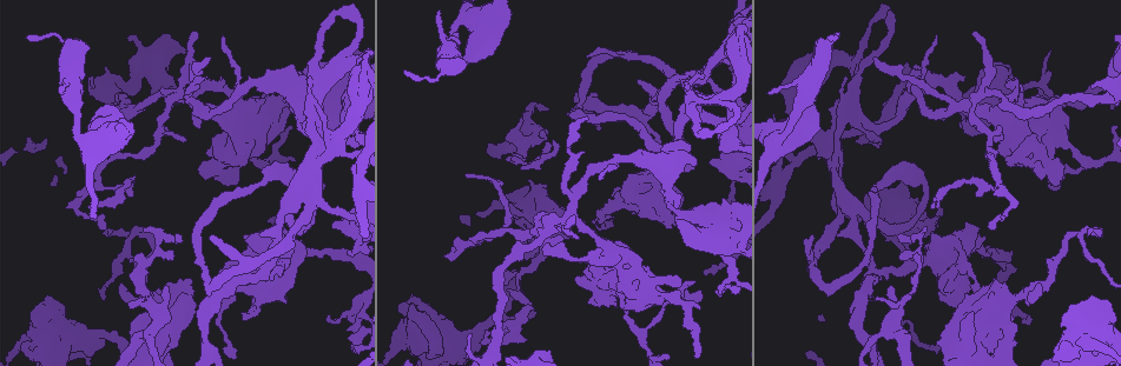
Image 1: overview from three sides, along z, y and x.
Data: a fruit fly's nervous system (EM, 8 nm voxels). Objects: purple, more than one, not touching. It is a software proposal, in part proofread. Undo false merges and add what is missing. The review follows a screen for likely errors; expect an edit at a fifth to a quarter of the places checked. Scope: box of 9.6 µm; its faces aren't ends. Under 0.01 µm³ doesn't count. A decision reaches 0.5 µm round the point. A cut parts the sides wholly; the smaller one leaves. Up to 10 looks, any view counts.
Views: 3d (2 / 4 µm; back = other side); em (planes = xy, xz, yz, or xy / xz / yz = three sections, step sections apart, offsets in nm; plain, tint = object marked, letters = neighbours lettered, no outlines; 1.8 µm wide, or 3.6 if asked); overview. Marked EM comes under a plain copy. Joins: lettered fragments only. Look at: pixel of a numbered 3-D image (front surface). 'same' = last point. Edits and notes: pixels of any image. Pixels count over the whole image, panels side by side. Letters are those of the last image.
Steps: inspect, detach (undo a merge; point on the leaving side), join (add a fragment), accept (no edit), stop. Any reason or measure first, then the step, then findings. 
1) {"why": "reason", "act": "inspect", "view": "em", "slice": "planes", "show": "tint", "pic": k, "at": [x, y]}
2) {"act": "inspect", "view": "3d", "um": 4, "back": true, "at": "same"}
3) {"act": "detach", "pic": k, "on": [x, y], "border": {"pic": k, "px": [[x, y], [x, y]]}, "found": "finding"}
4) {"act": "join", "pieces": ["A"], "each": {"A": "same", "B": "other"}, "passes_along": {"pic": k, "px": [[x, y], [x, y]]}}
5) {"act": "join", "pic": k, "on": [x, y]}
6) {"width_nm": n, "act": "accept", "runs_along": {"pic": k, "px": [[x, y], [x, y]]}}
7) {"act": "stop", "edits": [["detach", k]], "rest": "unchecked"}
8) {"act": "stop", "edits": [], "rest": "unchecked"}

{"why": "touches itself", "act": "inspect", "view": "3d", "um": 4, "pic": 1, "at": [852, 116]}

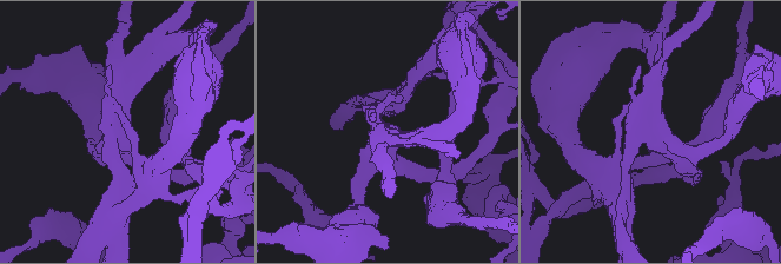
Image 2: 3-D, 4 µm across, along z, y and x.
{"why": "need the tissue", "act": "inspect", "view": "em", "slice": "xy", "step": 4, "show": "letters", "pic": 2, "at": [651, 134]}

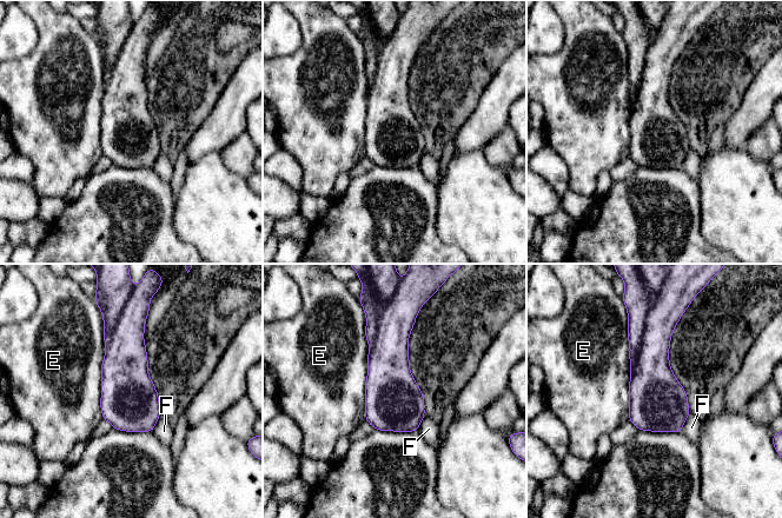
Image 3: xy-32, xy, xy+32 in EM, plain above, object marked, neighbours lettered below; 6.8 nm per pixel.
{"why": "another direction", "act": "inspect", "view": "em", "slice": "planes", "show": "letters", "at": "same"}

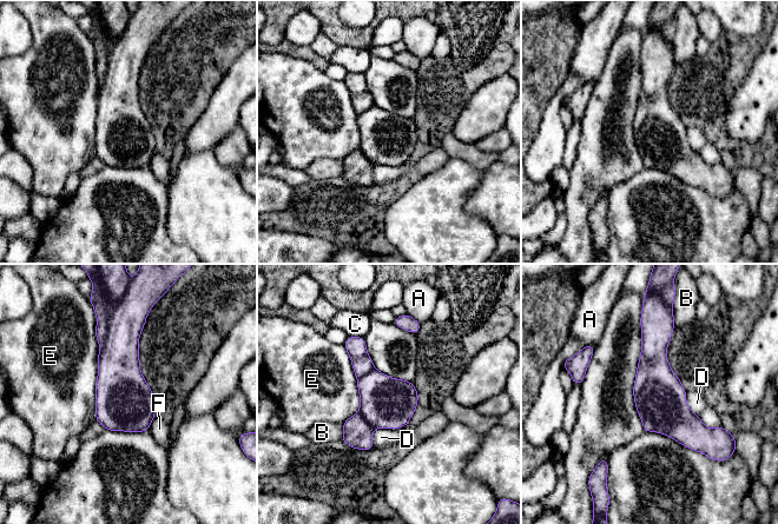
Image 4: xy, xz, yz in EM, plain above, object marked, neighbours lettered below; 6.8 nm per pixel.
{"act": "accept", "each": {"A": "other", "B": "other", "C": "other", "D": "other", "E": "other", "F": "other"}, "border": {"pic": 4, "px": [[97, 319], [94, 419]]}, "found": "all the same cell"}

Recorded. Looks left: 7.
{"why": "sudden change in width", "act": "inspect", "view": "em", "slice": "yz", "step": 16, "show": "tint", "pic": 1, "at": [858, 51]}

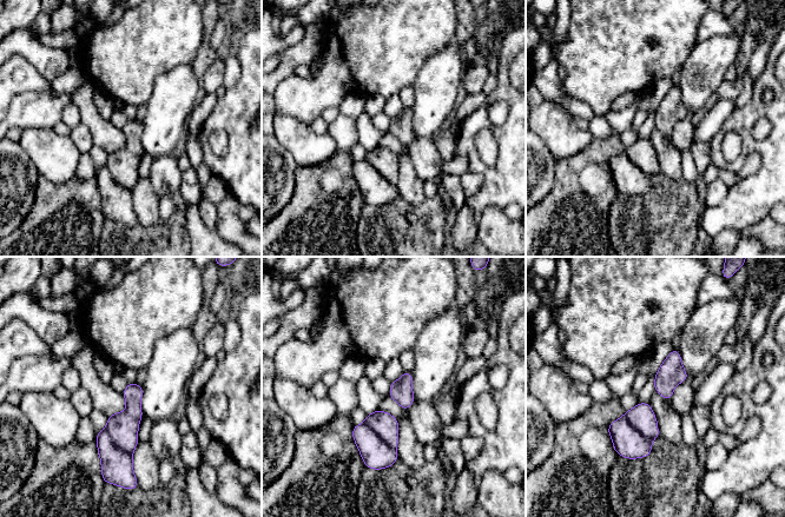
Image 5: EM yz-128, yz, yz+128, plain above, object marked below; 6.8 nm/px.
{"act": "inspect", "view": "em", "slice": "planes", "show": "tint", "at": "same"}

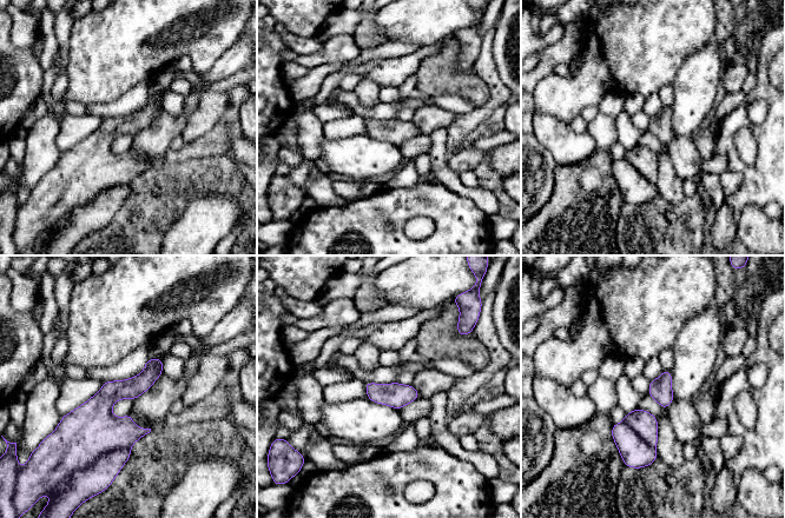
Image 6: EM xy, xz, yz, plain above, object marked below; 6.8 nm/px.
{"act": "inspect", "view": "em", "slice": "planes", "show": "letters", "at": "same"}

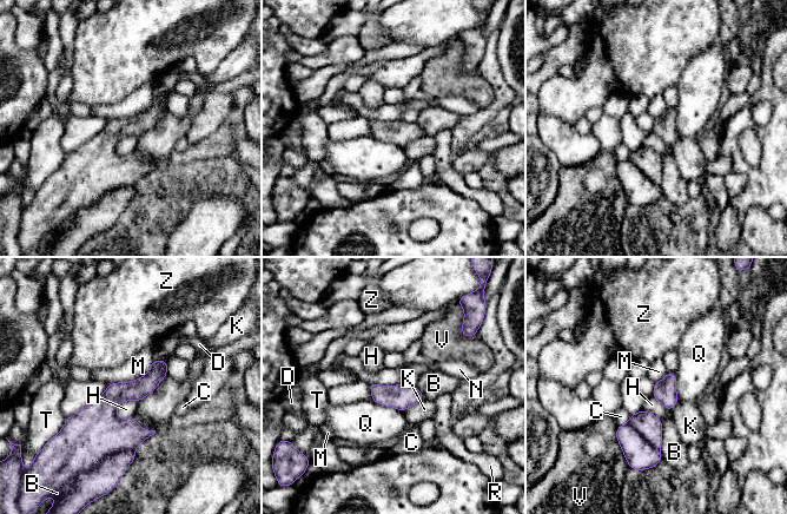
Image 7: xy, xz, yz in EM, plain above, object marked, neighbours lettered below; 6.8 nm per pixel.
{"longest_contact_nm": ["M", 340], "act": "accept", "each": {"B": "other", "C": "other", "D": "other", "H": "other", "K": "other", "M": "other", "N": "other", "Q": "other", "R": "other", "T": "other", "V": "other", "Z": "other"}, "border": {"pic": 7, "px": [[369, 383], [399, 384]]}, "found": "one cell here"}

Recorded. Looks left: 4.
{"why": "tapers out", "act": "inspect", "view": "em", "slice": "xz", "step": 16, "show": "letters", "pic": 1, "at": [733, 291]}

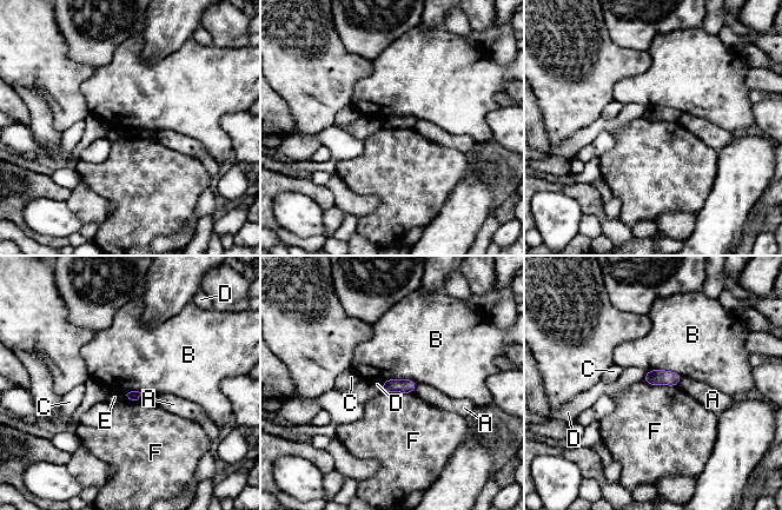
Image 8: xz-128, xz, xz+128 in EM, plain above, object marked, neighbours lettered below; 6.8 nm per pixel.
{"act": "accept", "each": {"A": "other", "B": "other", "C": "other", "D": "other", "E": "other", "F": "other"}, "border": {"pic": 8, "px": [[643, 379], [650, 384], [676, 386]]}, "found": "none of them fits"}

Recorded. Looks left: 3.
{"why": "sharp bend", "act": "inspect", "view": "3d", "um": 4, "pic": 1, "at": [837, 189]}

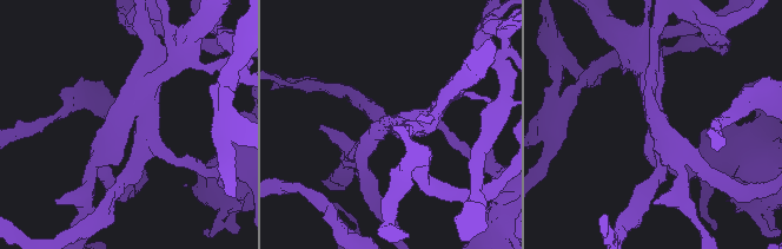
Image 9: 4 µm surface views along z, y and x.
{"why": "now the EM", "act": "inspect", "view": "em", "slice": "planes", "show": "letters", "pic": 9, "at": [146, 119]}

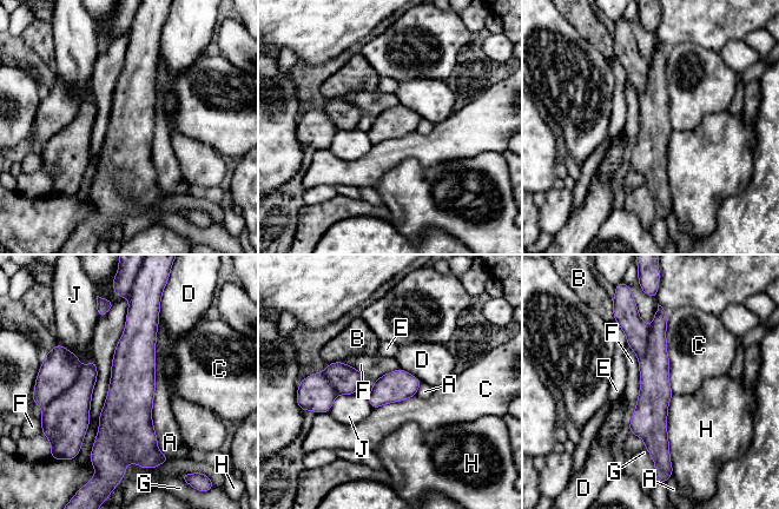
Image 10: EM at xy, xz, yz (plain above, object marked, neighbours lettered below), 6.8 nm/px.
{"act": "accept", "each": {"A": "other", "B": "other", "C": "other", "D": "other", "E": "other", "F": "other", "G": "other", "H": "other", "J": "other"}, "runs_along": {"pic": 10, "px": [[132, 316], [132, 387], [120, 457]]}, "found": "continuous, no second cell"}

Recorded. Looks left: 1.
{"act": "stop", "edits": [], "rest": "unchecked"}

